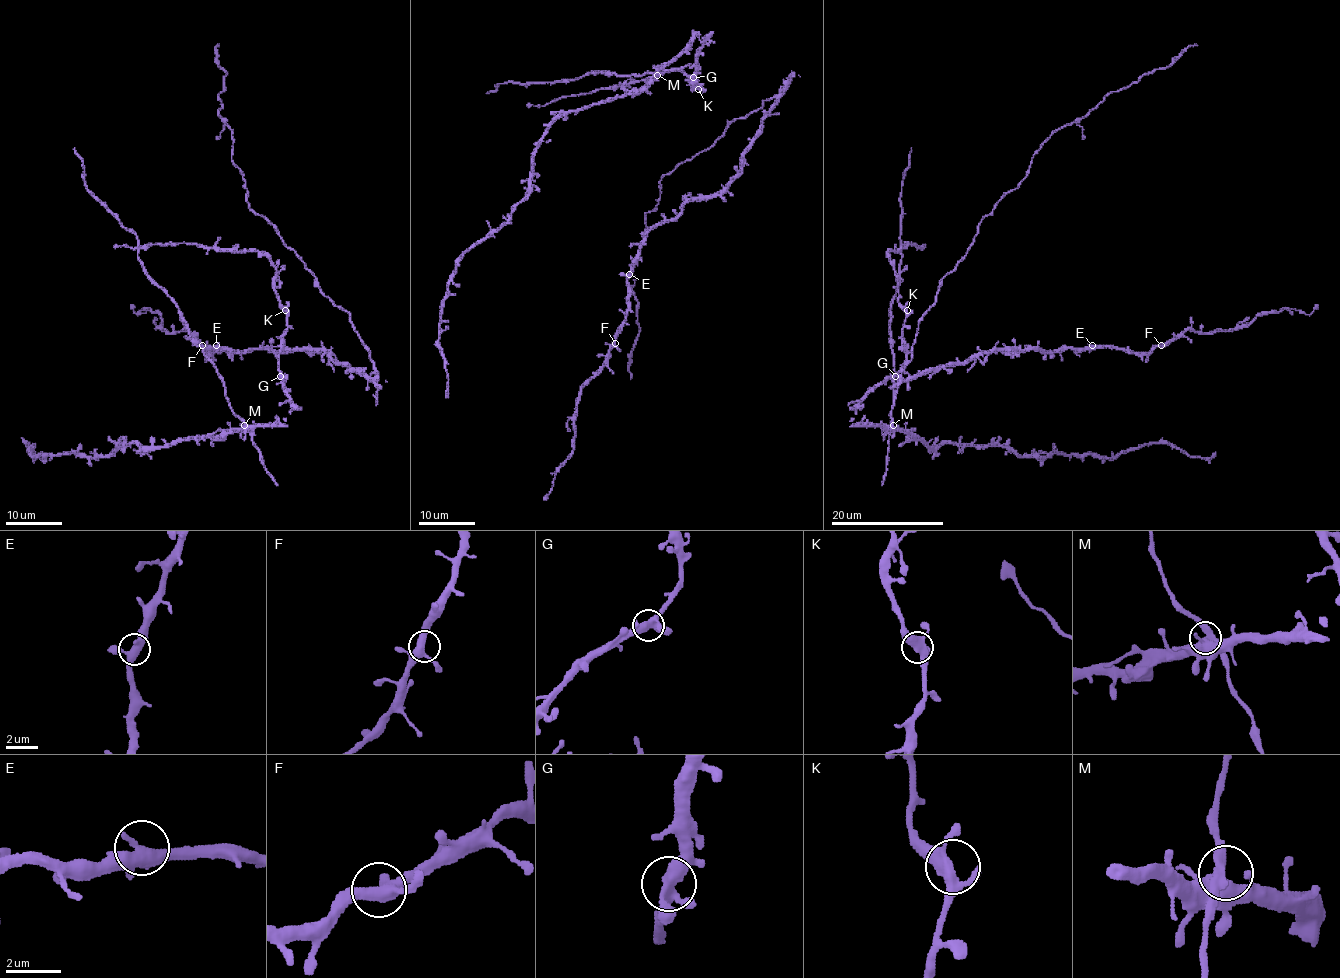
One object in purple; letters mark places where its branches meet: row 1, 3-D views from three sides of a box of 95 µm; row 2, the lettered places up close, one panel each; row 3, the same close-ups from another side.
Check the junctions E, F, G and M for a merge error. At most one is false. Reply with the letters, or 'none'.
none

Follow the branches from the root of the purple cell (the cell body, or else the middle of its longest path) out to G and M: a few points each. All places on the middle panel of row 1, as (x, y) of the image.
G: (702, 90), (699, 85), (692, 88), (693, 76)
M: (702, 90), (699, 85), (692, 88), (695, 55), (705, 41), (698, 34), (657, 75)

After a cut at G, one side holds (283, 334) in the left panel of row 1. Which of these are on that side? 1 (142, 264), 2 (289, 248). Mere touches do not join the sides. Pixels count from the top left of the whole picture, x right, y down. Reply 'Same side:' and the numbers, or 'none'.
Same side: none

